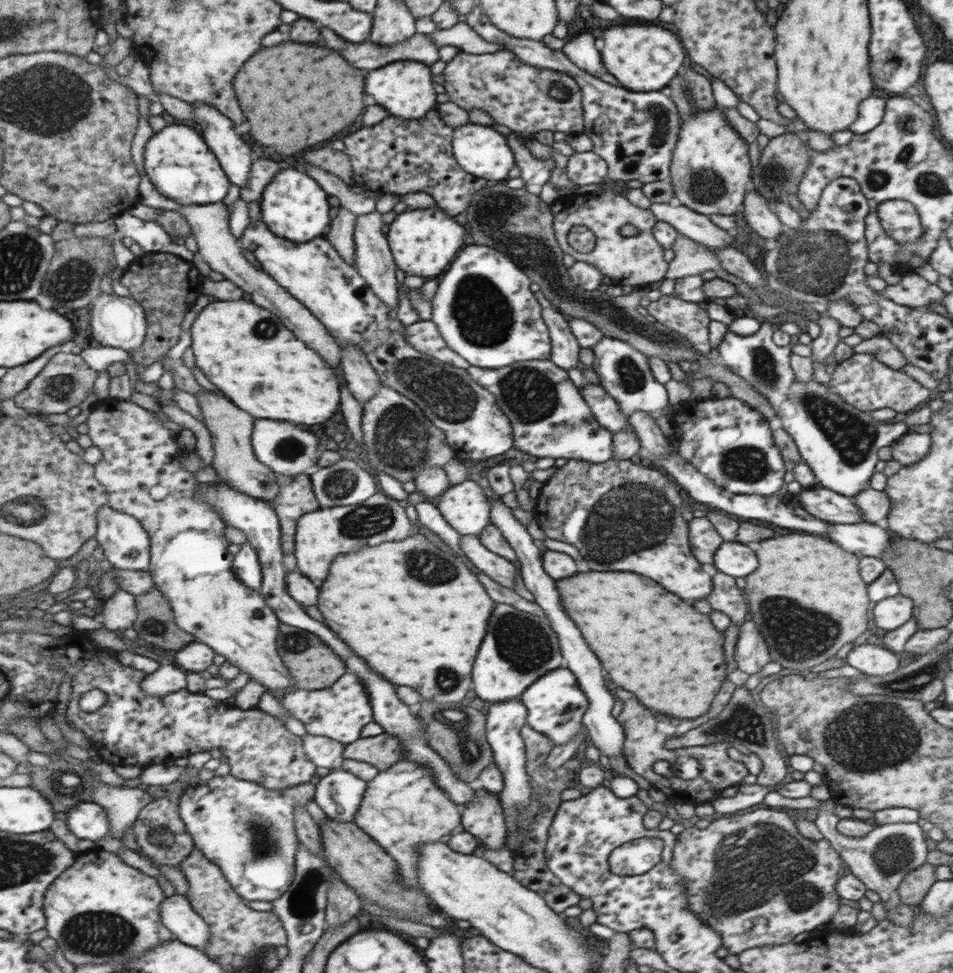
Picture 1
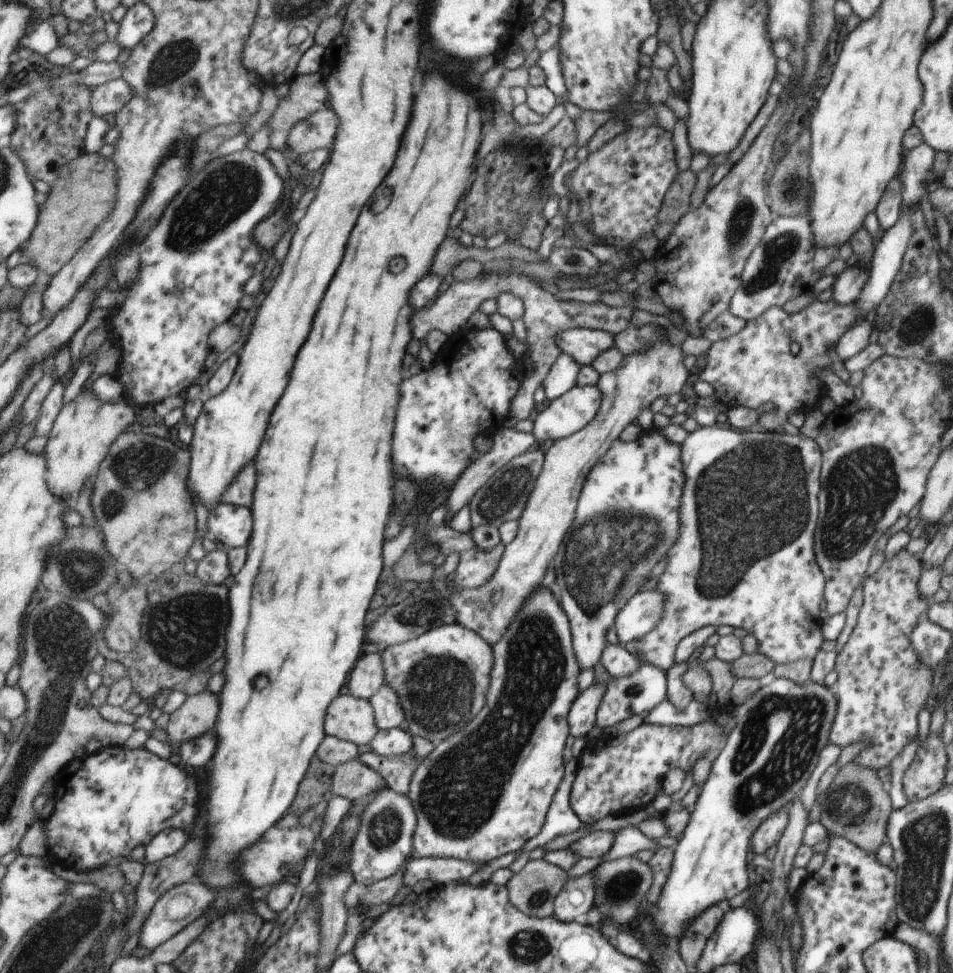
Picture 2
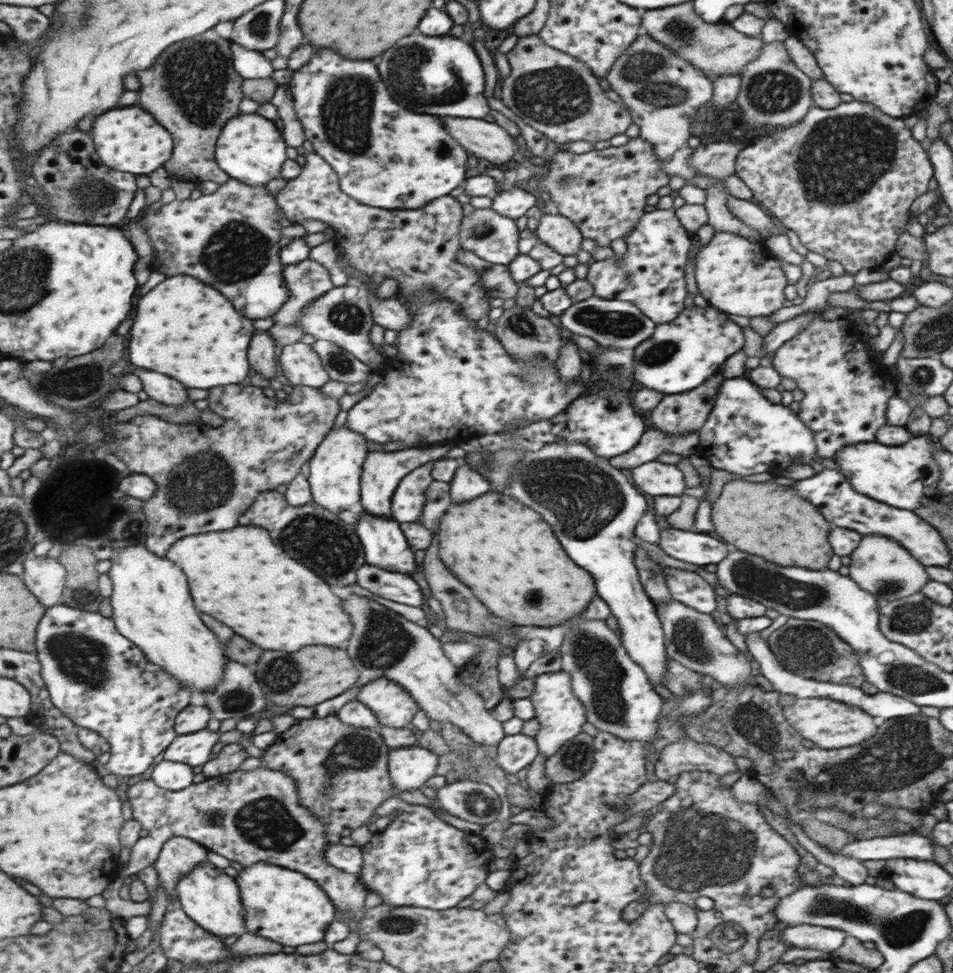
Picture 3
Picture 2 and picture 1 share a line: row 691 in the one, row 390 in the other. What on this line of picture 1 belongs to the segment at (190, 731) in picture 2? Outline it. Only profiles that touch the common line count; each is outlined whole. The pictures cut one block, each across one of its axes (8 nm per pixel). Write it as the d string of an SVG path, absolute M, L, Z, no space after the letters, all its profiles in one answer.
M204 387L201 392L197 392L197 399L199 399L201 411L205 417L205 424L212 436L216 452L214 467L217 469L219 478L225 484L233 486L235 490L239 490L247 496L260 497L261 500L267 500L274 506L281 485L277 482L277 473L256 457L252 444L255 418L249 412L237 408L233 402L229 402L227 396L219 396Z

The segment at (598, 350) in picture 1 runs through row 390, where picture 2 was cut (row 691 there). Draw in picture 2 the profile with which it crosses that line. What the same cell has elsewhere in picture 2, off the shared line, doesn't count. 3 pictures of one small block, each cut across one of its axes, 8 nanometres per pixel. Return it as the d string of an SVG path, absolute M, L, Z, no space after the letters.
M640 660L640 667L626 677L609 678L601 702L596 710L594 724L599 728L613 726L633 714L650 711L666 699L666 674Z

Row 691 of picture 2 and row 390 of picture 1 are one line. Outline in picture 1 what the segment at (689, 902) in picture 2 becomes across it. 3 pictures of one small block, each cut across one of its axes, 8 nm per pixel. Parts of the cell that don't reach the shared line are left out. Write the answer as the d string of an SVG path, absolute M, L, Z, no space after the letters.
M762 322L759 331L751 336L725 332L715 350L725 366L766 398L775 415L781 420L781 428L793 439L796 449L800 453L800 458L811 469L816 483L823 488L837 492L837 494L852 498L867 486L867 482L873 474L873 466L877 462L877 450L883 446L888 448L895 440L909 431L903 419L899 418L890 422L878 421L872 417L870 411L857 410L856 407L839 398L831 390L831 387L815 384L814 379L807 380L807 382L797 382L791 367L791 348L787 345L776 346L771 341L771 334L776 329L775 324Z

